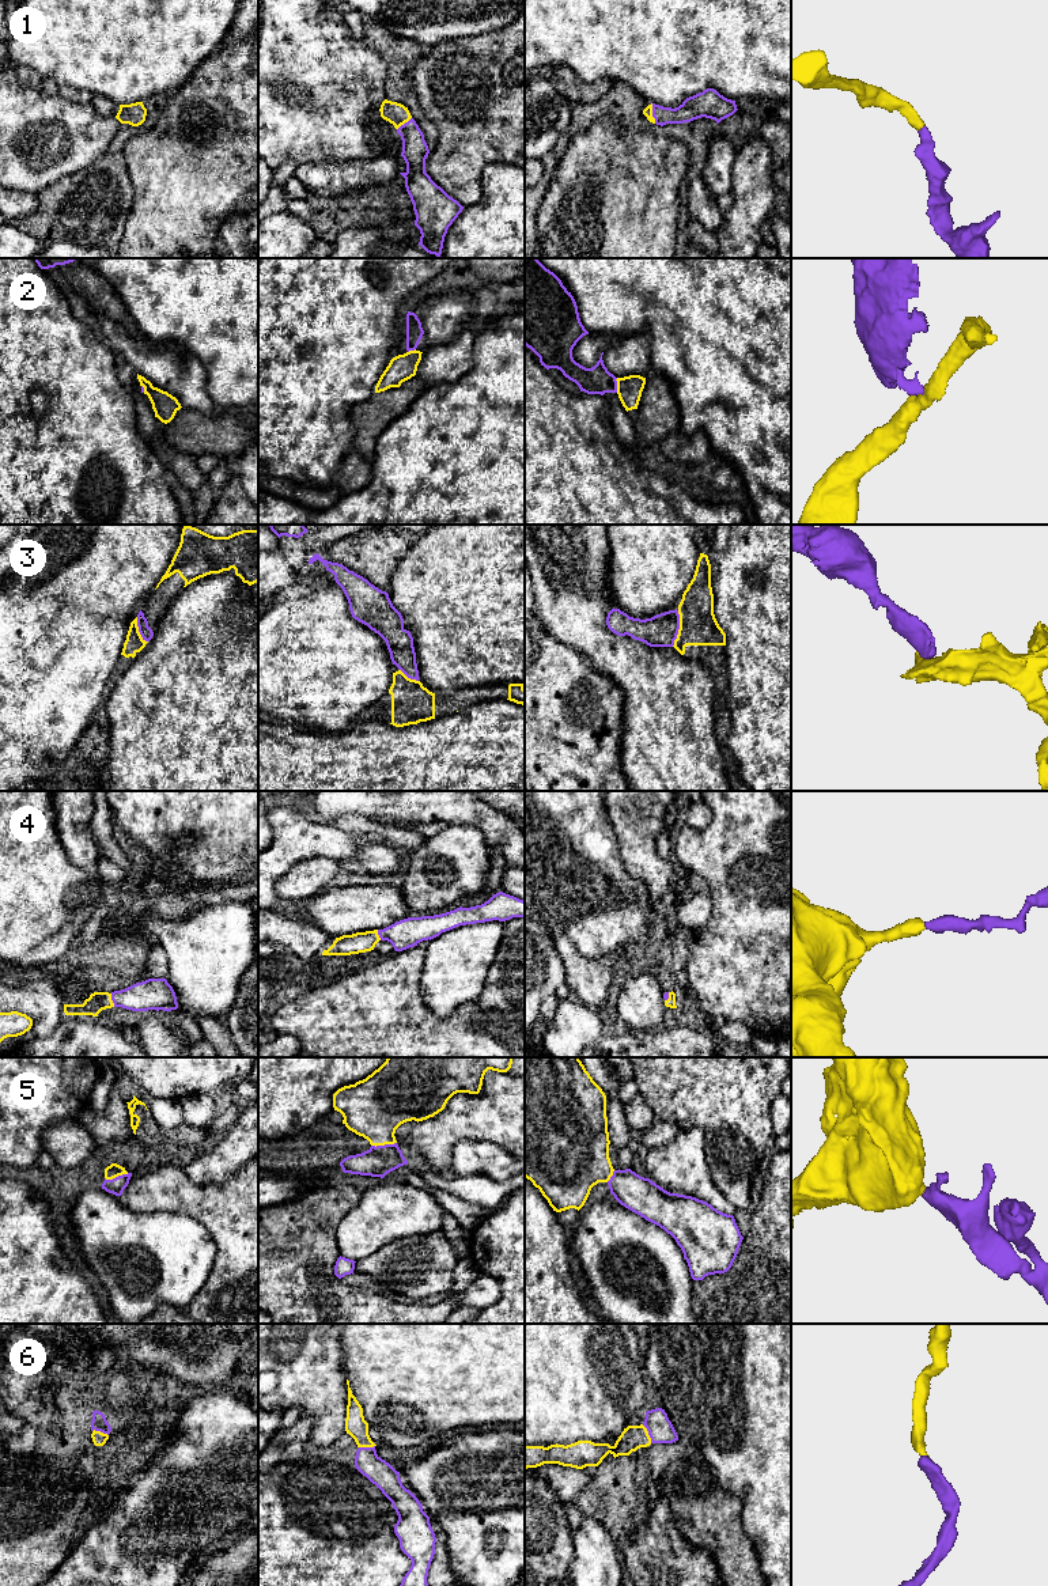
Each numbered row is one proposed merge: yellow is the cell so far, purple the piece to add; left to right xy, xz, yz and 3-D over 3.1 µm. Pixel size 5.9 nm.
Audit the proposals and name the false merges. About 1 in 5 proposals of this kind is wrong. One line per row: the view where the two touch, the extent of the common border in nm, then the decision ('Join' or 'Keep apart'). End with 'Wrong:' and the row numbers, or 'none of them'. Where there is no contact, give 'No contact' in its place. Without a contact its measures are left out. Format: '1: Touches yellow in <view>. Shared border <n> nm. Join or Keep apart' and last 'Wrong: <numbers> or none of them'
1: Touches yellow in yz. Shared border 120 nm. Join
2: Touches yellow in yz. Shared border 90 nm. Keep apart
3: Touches yellow in yz. Shared border 220 nm. Join
4: Touches yellow in xy. Shared border 80 nm. Join
5: Touches yellow in xz. Shared border 150 nm. Join
6: Touches yellow in yz. Shared border 130 nm. Join
Wrong: 2

